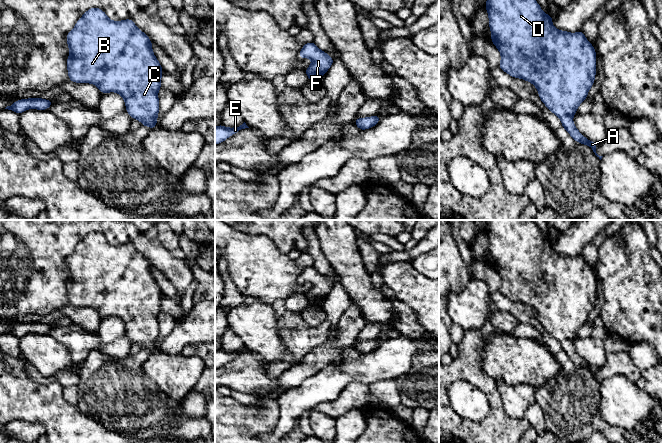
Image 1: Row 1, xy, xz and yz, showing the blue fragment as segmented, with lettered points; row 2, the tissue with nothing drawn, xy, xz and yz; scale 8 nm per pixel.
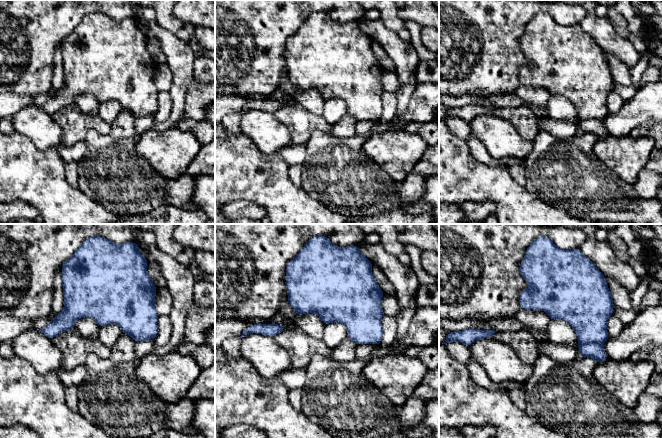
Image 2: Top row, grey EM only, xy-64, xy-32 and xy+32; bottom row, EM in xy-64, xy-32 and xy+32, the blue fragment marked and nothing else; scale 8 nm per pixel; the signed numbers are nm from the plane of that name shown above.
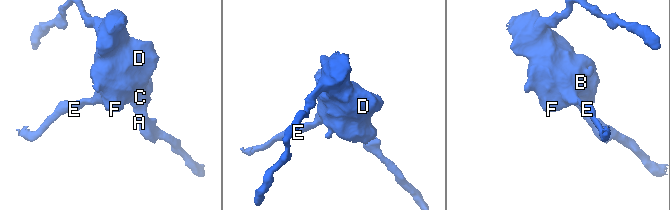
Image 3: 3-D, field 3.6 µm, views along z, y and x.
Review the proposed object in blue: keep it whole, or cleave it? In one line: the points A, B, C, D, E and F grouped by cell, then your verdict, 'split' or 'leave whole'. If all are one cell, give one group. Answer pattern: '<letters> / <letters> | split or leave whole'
A B C D E F | leave whole

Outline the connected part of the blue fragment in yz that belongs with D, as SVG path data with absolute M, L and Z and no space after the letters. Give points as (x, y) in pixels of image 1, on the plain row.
M487 220L486 230L488 241L489 241L489 252L491 254L491 265L496 270L501 278L501 285L499 292L505 297L509 298L514 302L520 302L525 305L532 307L538 315L540 324L545 328L545 330L561 344L562 351L570 358L570 360L578 367L590 370L595 377L595 379L601 384L603 380L599 380L596 377L596 366L590 365L581 358L573 346L573 340L576 338L576 334L579 329L587 323L588 315L594 308L596 299L596 274L593 269L586 263L583 255L576 257L570 257L567 255L558 254L553 250L552 240L544 237L538 228L538 226L532 220Z

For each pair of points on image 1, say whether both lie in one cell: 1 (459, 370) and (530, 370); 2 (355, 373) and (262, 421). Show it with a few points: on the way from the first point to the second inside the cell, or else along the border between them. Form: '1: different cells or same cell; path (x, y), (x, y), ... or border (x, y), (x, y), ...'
1: different cells; border (484, 346), (482, 349), (482, 369), (495, 380)
2: different cells; border (276, 400), (279, 418), (269, 432)

